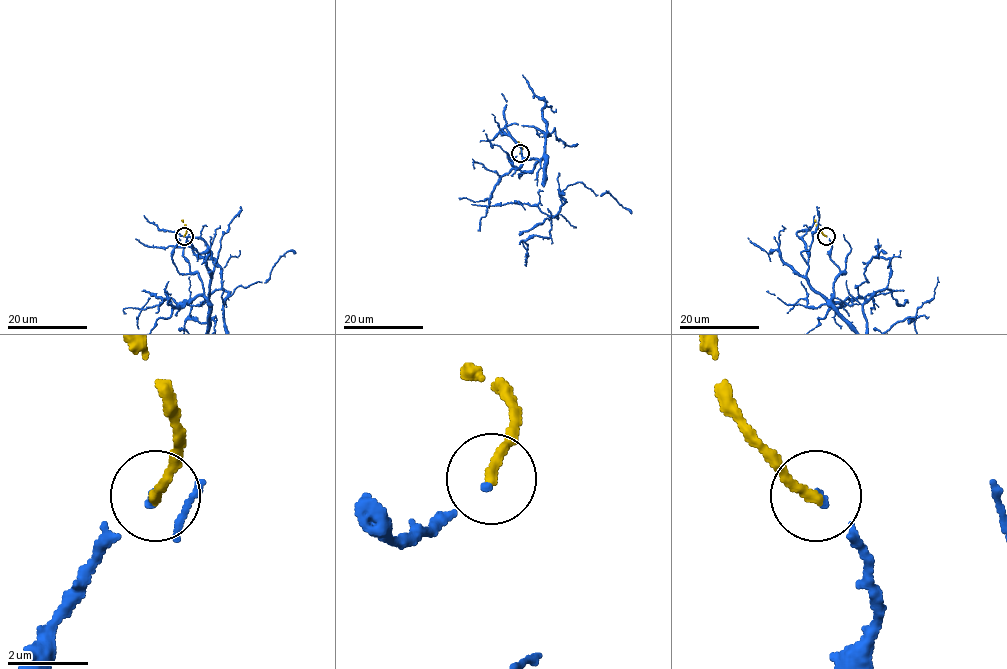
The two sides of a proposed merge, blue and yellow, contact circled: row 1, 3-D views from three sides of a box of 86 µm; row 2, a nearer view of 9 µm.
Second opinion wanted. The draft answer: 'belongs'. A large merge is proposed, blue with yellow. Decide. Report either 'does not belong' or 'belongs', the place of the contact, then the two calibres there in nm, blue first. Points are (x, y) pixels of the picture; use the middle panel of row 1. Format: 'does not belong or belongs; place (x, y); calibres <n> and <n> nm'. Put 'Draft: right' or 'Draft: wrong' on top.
Draft: right
belongs; place (520, 153); calibres 120 and 260 nm

